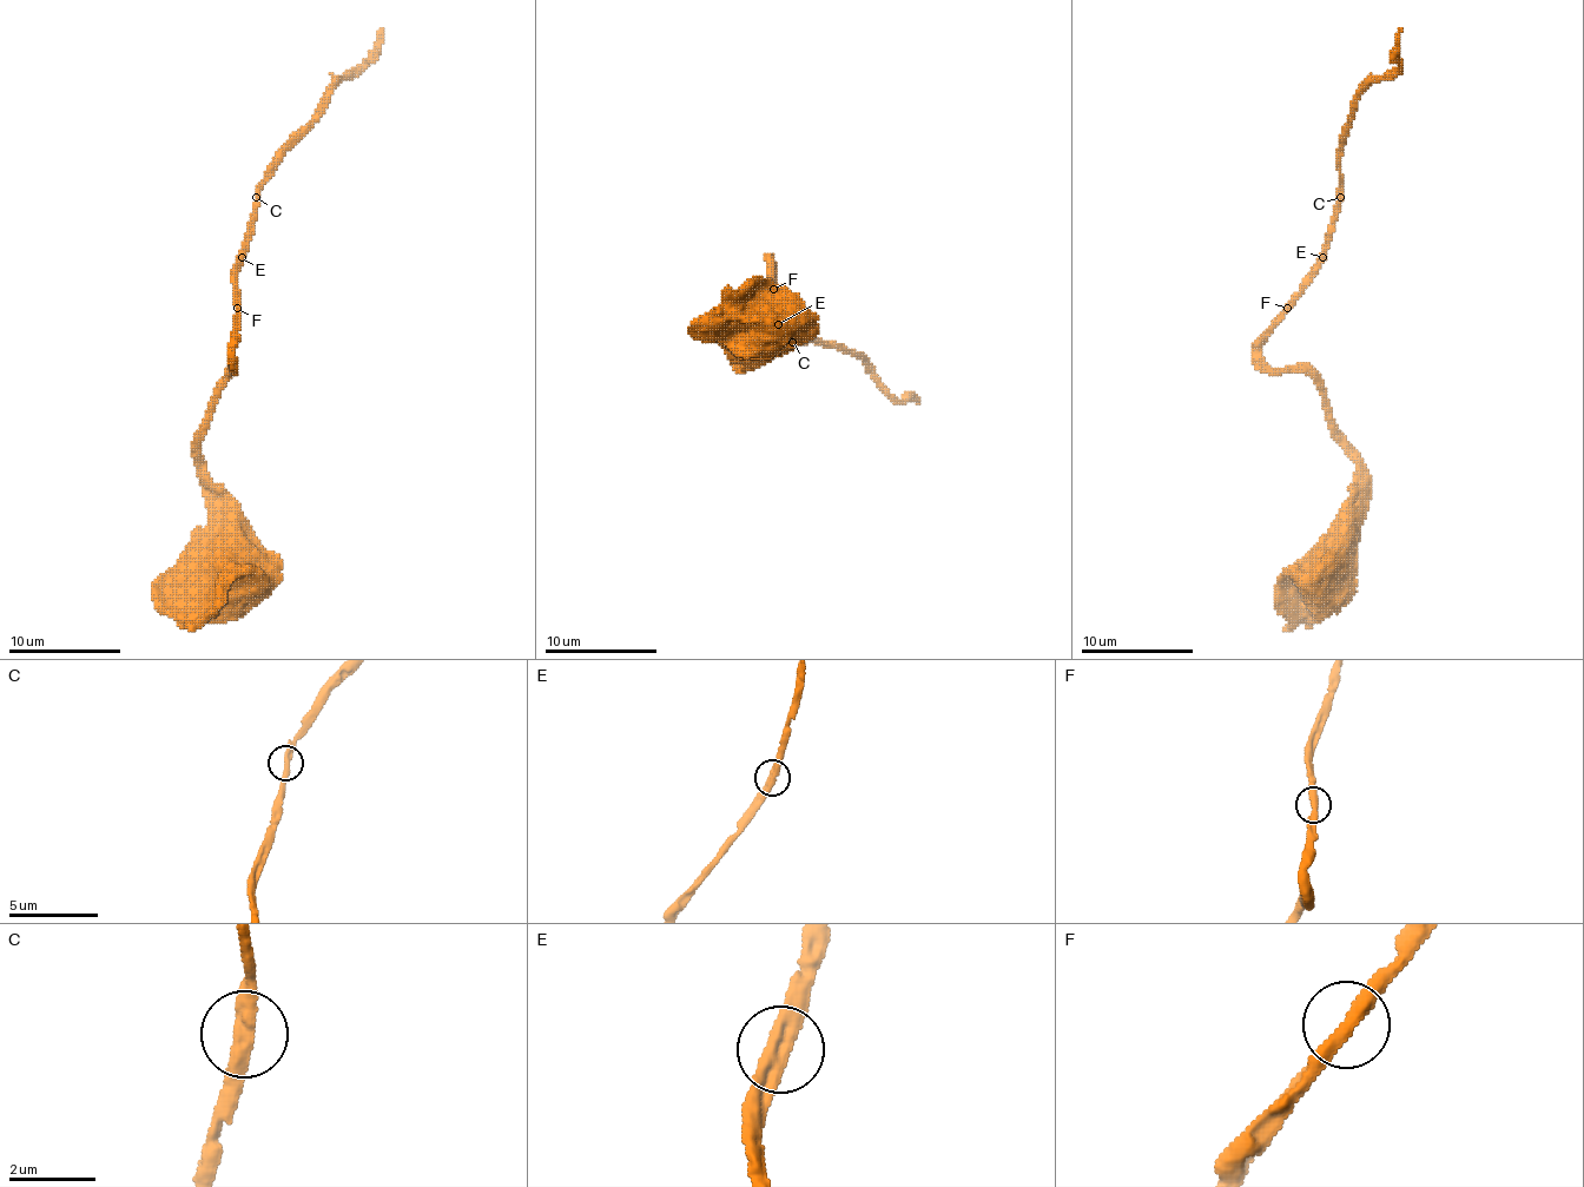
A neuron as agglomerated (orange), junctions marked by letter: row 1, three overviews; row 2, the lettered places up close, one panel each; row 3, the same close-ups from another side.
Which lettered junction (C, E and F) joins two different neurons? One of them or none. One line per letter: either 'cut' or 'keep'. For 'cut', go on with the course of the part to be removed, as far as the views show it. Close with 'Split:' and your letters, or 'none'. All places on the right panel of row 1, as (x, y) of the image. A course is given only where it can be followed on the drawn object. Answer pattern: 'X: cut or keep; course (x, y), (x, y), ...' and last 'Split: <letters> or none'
C: keep
E: keep
F: keep
Split: none

